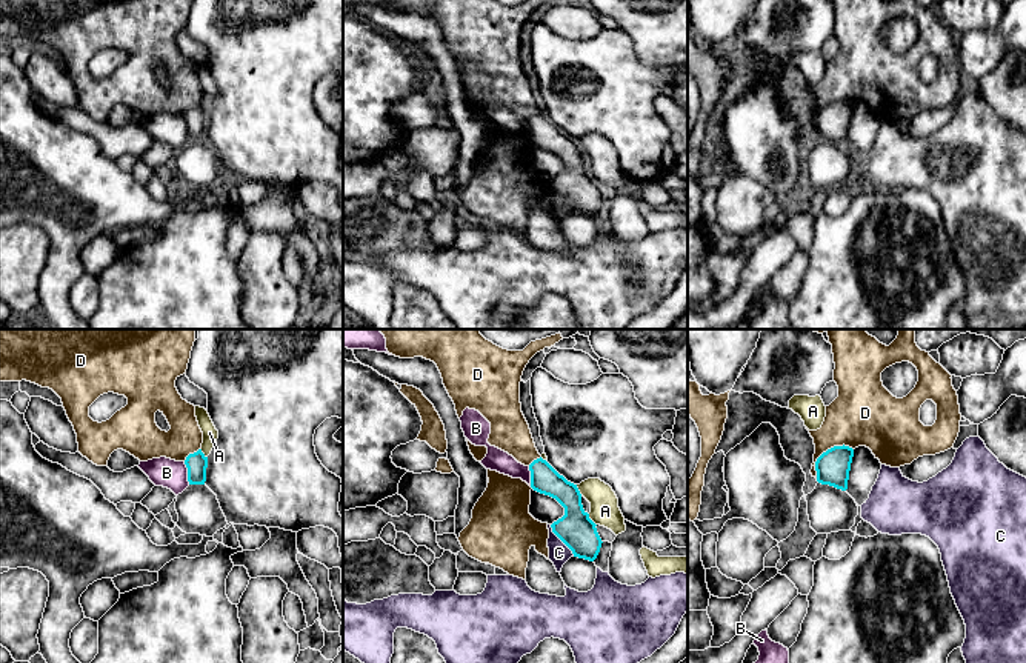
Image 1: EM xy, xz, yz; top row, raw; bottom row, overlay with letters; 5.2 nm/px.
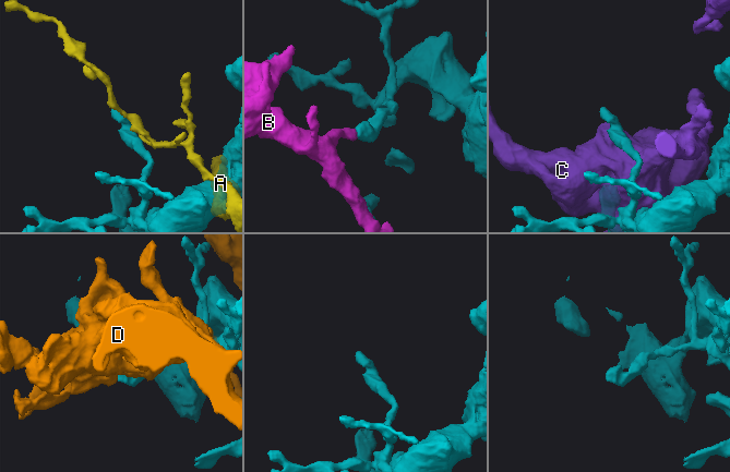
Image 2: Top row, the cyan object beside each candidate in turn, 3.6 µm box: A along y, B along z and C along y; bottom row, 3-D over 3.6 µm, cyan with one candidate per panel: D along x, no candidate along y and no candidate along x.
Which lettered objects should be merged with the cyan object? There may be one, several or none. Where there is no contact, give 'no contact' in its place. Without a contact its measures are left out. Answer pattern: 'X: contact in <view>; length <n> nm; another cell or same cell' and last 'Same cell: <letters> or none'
A: contact in xz; length 80 nm; another cell
B: contact in xy; length 120 nm; another cell
C: contact in xz; length 220 nm; another cell
D: contact in yz; length 220 nm; another cell
Same cell: none

